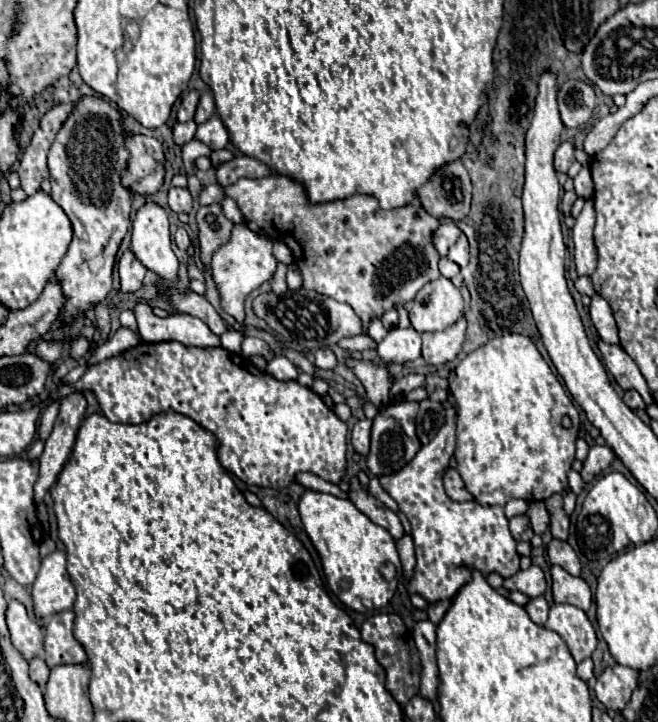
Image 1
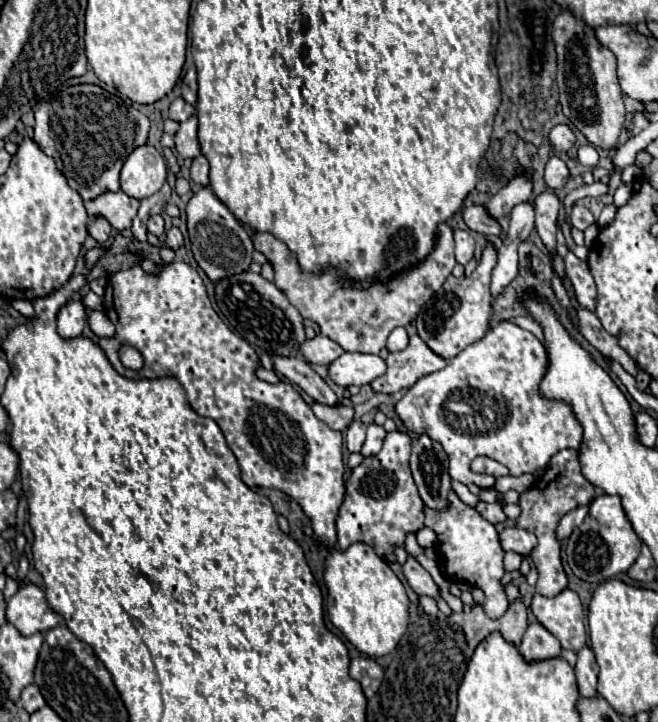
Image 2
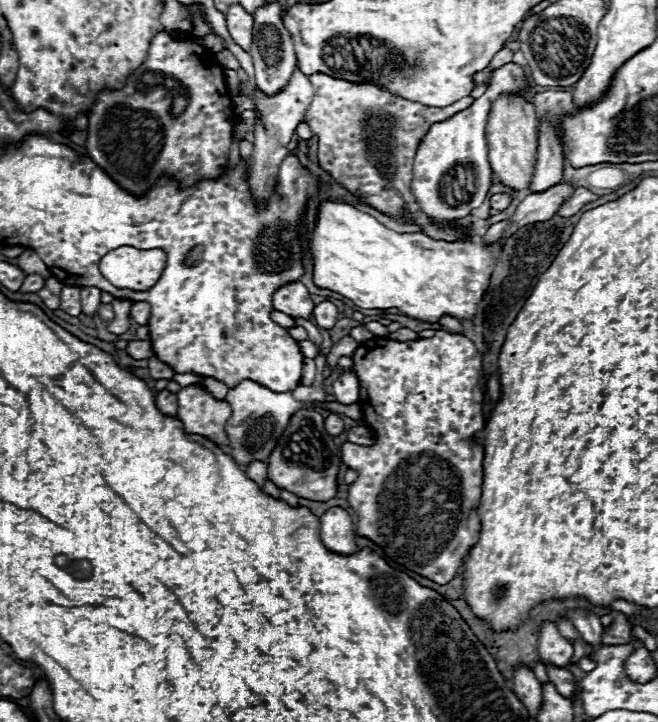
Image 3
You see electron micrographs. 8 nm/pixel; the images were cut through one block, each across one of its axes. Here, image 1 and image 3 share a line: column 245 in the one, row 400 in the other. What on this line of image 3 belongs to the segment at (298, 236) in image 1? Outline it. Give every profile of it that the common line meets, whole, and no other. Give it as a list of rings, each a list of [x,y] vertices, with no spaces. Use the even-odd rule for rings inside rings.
[[[186,386],[178,392],[178,406],[178,418],[188,434],[206,436],[222,446],[228,444],[224,424],[230,416],[230,406],[224,400],[214,400],[200,386]]]

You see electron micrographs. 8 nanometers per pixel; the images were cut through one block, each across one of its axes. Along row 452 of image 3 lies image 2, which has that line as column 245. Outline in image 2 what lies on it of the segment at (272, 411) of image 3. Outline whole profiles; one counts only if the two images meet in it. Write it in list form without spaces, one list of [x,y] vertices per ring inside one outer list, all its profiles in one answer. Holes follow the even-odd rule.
[[[200,188],[186,204],[188,216],[188,236],[192,244],[192,254],[206,276],[216,282],[220,278],[246,272],[252,264],[252,240],[246,228],[232,216],[232,212],[214,196],[210,188]]]

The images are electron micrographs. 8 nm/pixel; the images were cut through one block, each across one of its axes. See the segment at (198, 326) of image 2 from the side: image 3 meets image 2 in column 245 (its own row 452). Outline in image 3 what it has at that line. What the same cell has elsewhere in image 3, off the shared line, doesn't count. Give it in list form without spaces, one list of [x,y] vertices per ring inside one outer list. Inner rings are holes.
[[[438,330],[434,338],[416,340],[414,352],[418,362],[412,362],[412,340],[396,342],[374,336],[358,344],[352,354],[360,382],[358,404],[376,442],[372,446],[344,442],[340,456],[342,464],[358,472],[358,478],[348,486],[348,504],[360,516],[356,534],[380,546],[392,562],[436,584],[448,584],[458,574],[464,554],[476,544],[480,532],[476,504],[482,486],[484,450],[474,442],[474,434],[484,428],[480,390],[482,356],[466,336],[444,330]]]

